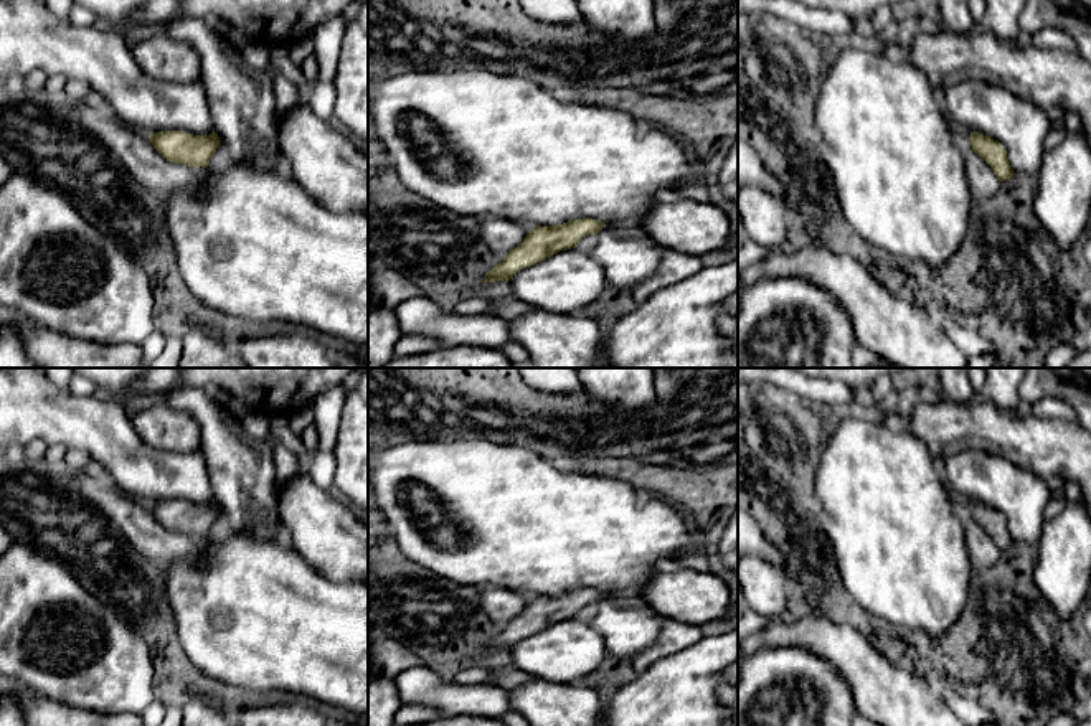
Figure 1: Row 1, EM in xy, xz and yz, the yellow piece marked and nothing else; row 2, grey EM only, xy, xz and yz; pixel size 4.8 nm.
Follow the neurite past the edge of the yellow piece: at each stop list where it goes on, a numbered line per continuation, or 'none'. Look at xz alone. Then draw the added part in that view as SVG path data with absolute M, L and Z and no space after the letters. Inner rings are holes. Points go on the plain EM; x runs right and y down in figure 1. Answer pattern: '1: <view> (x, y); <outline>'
none

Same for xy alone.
none

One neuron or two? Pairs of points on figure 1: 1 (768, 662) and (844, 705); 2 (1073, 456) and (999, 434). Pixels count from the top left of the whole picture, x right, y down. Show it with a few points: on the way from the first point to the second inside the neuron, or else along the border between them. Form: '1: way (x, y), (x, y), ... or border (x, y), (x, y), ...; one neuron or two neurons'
1: way (788, 662), (804, 662), (827, 685); one neuron
2: way (1055, 447), (1017, 438); one neuron

